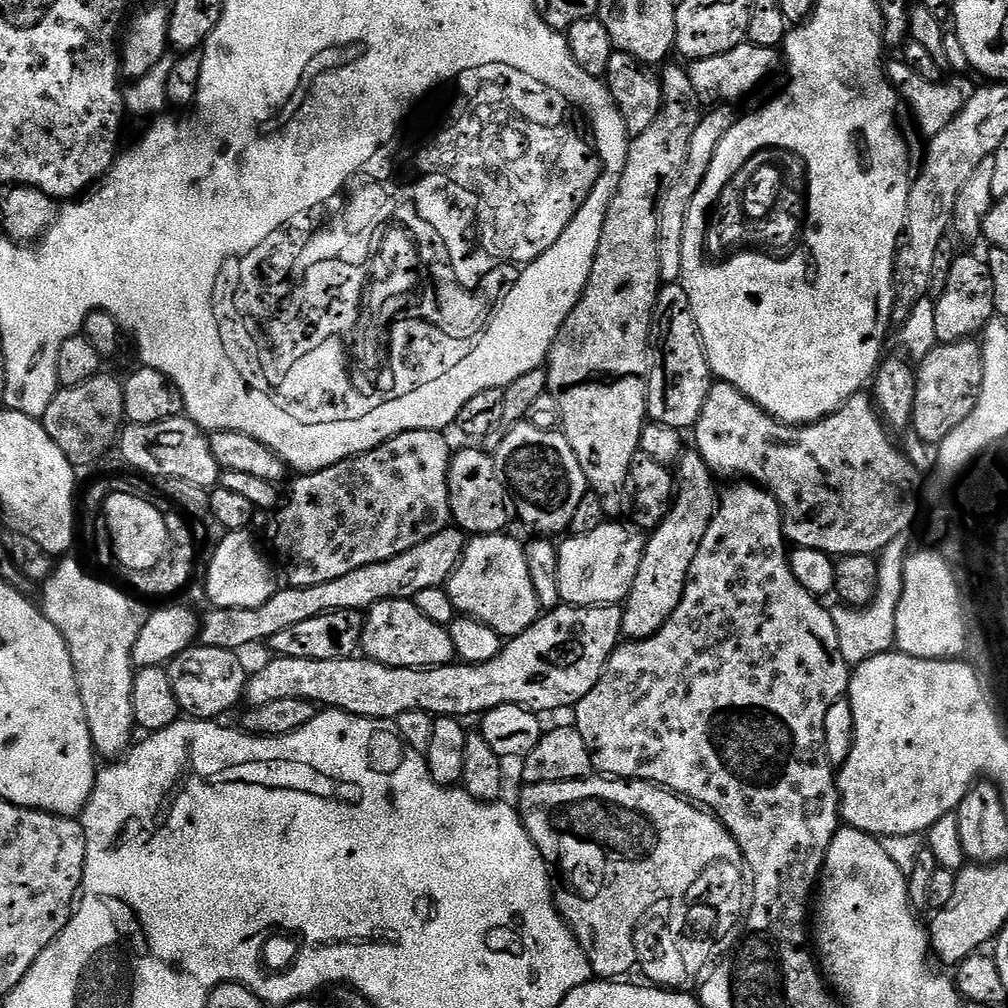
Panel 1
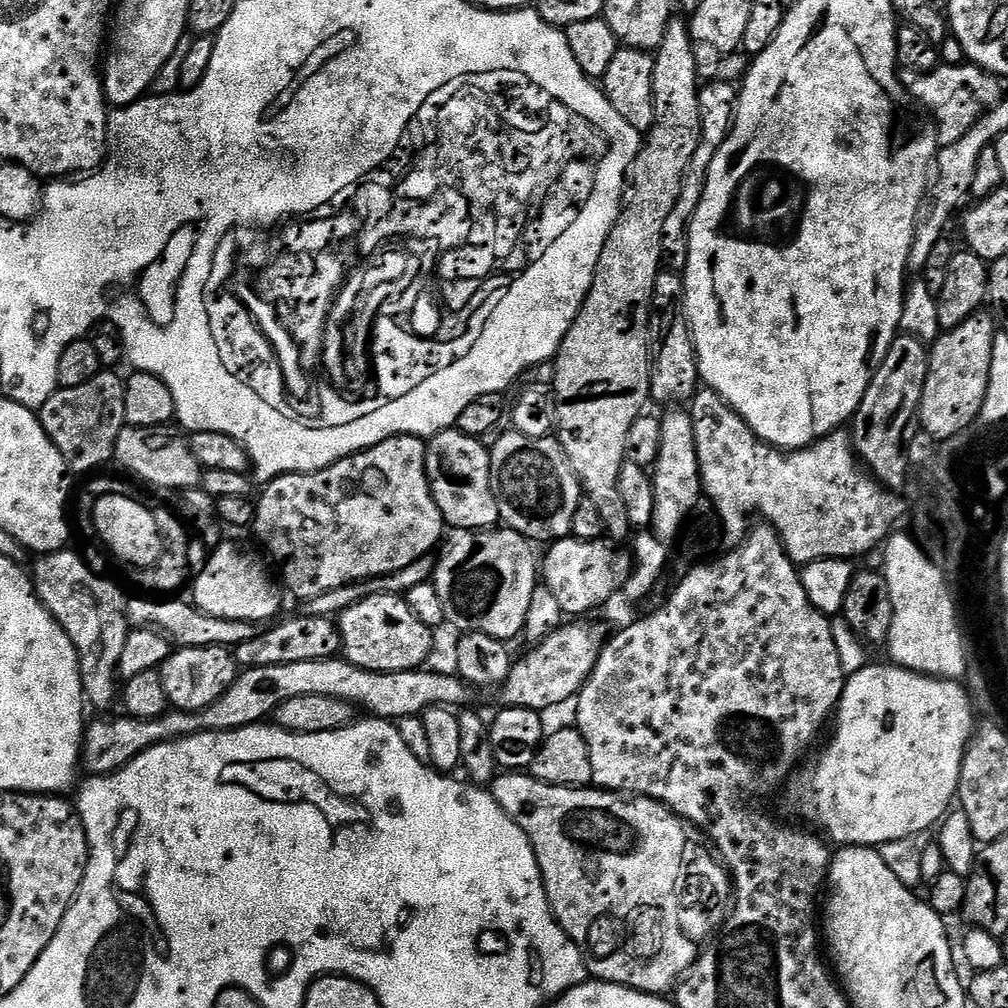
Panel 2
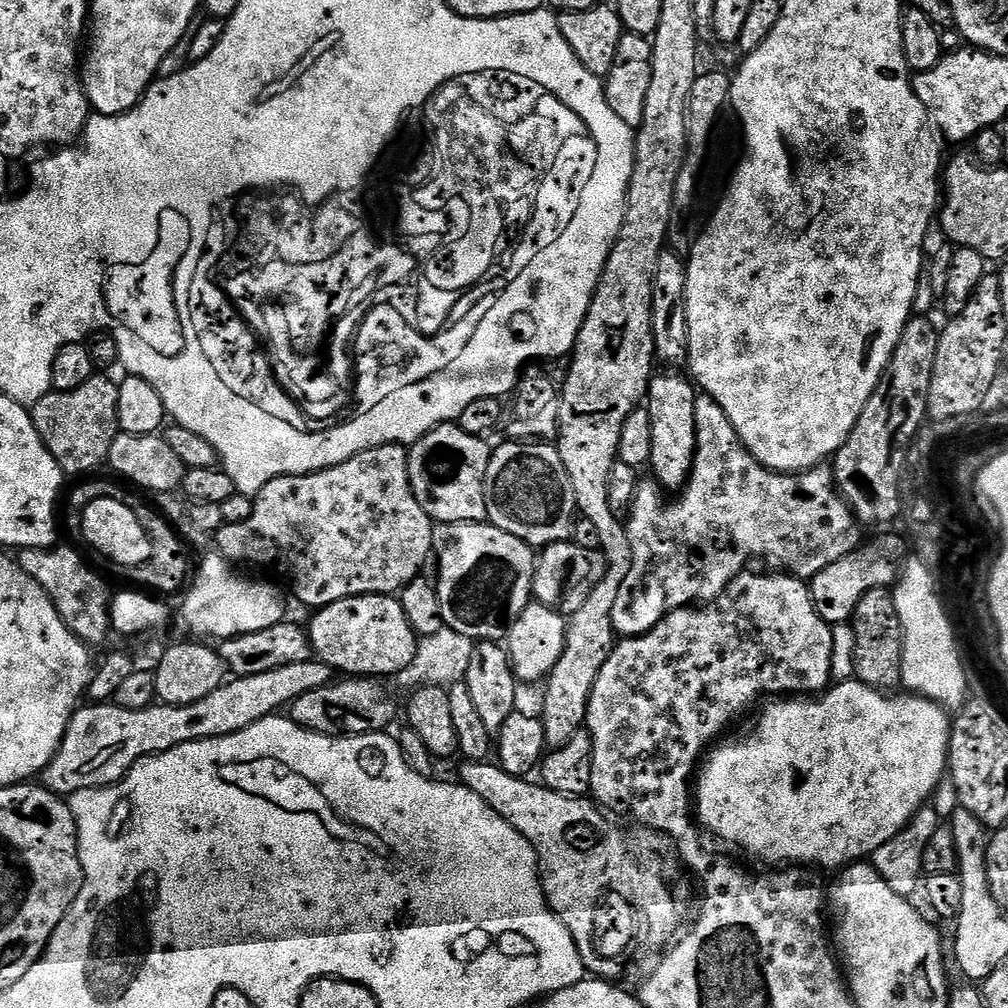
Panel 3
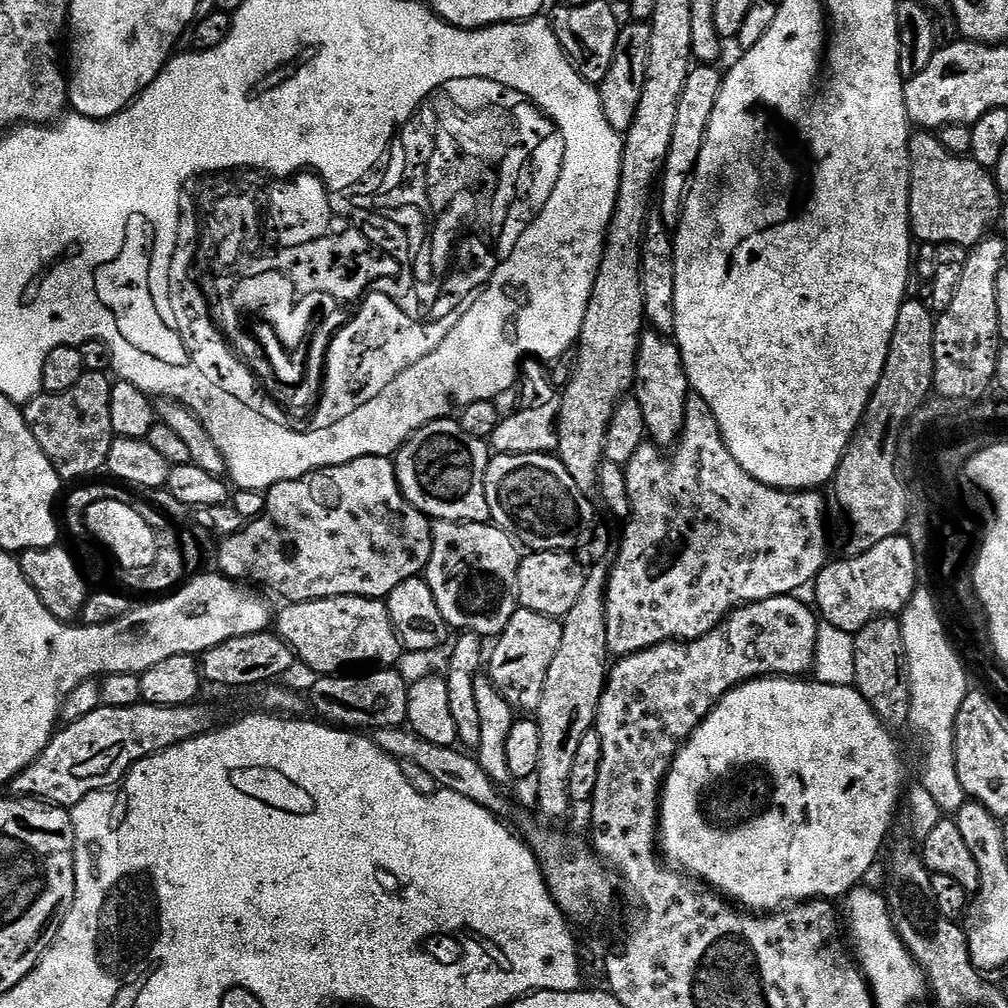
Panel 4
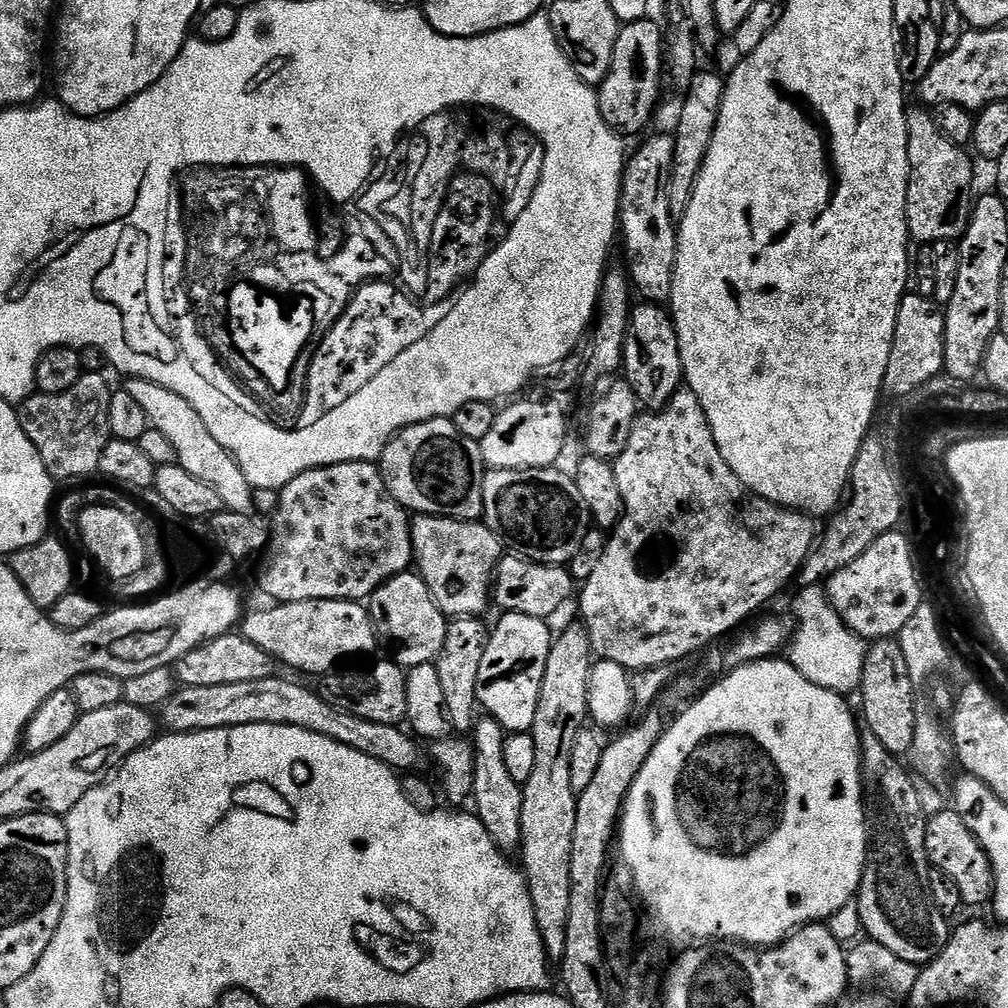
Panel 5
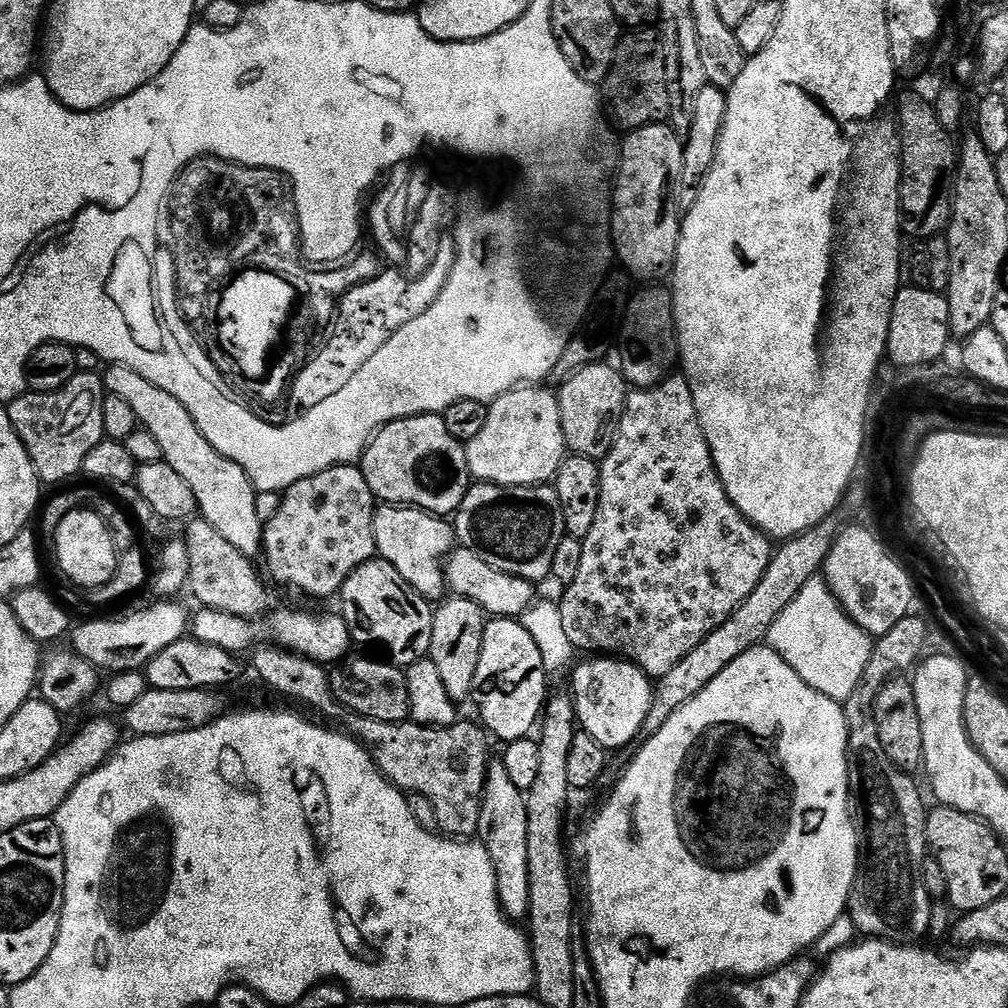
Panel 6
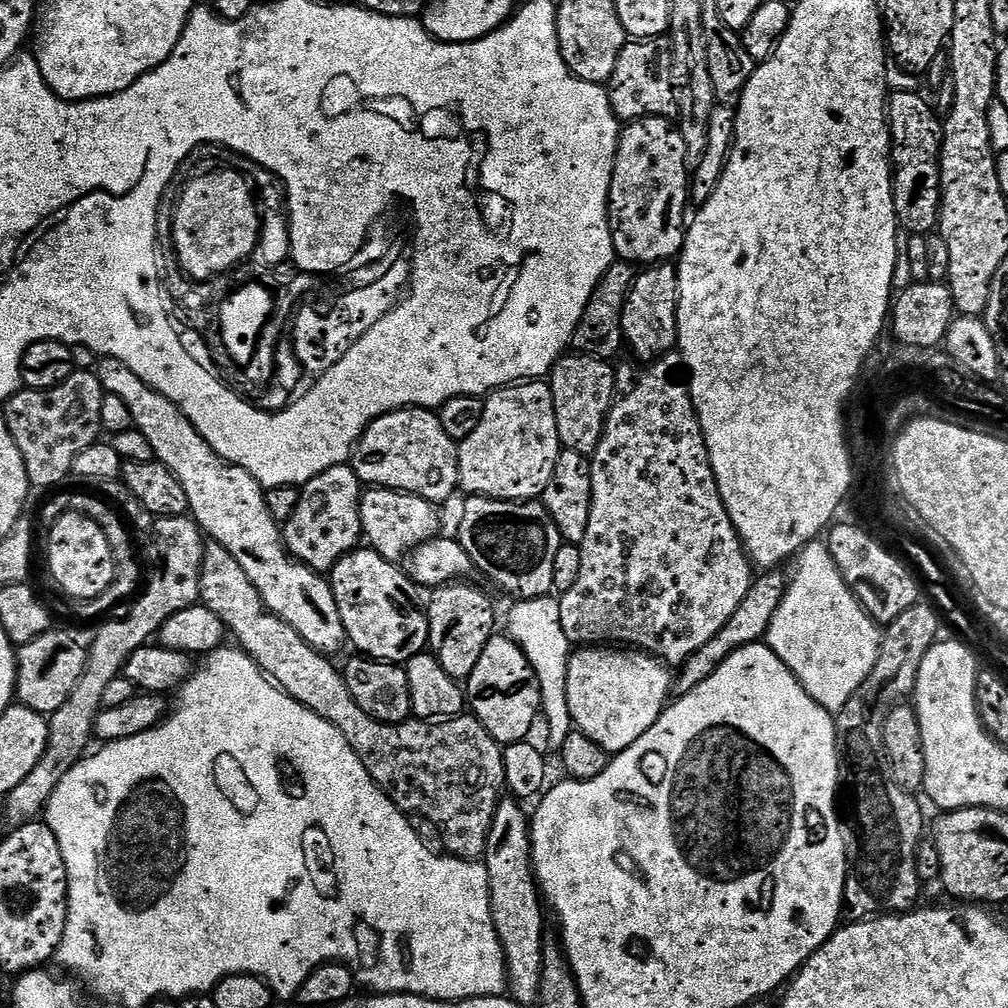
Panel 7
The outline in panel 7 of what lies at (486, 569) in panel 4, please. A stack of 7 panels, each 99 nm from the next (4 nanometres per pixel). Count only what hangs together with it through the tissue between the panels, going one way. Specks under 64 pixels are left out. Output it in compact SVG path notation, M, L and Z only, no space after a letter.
M369 487L360 498L363 539L367 547L382 558L393 562L403 561L415 548L441 535L440 516L436 512L439 512L437 505L421 496L396 492L392 488Z

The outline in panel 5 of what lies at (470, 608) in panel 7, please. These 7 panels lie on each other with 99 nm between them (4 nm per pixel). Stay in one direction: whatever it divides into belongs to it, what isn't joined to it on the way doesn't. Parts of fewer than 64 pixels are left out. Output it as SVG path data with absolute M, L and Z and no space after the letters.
M456 618L449 623L444 633L444 643L440 645L440 655L434 663L438 670L438 679L442 681L442 694L446 698L446 714L456 734L468 734L476 727L478 705L478 669L482 666L482 654L486 639L486 628L476 618Z

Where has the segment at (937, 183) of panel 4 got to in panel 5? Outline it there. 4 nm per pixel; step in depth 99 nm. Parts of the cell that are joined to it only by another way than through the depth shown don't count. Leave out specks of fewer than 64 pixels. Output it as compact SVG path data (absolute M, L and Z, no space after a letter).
M909 107L906 111L906 138L908 139L908 189L906 190L906 218L908 235L913 241L921 240L925 246L937 244L939 240L959 241L968 229L968 219L972 217L972 160L950 137L944 136L936 125L929 109Z

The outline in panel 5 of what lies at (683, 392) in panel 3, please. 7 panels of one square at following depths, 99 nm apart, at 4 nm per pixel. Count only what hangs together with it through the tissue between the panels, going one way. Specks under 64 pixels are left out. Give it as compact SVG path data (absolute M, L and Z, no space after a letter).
M640 302L629 312L622 376L627 380L630 390L634 390L638 403L648 410L665 408L671 396L684 384L678 334L667 307Z

